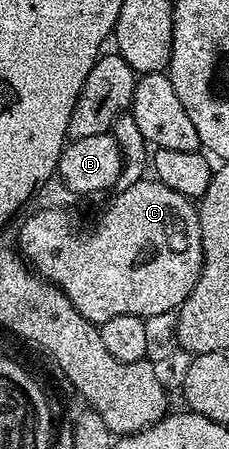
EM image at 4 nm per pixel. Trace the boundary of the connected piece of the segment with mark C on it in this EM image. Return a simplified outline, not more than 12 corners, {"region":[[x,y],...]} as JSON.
{"region":[[121,189],[90,236],[65,208],[23,260],[101,325],[173,313],[202,273],[195,201]]}

